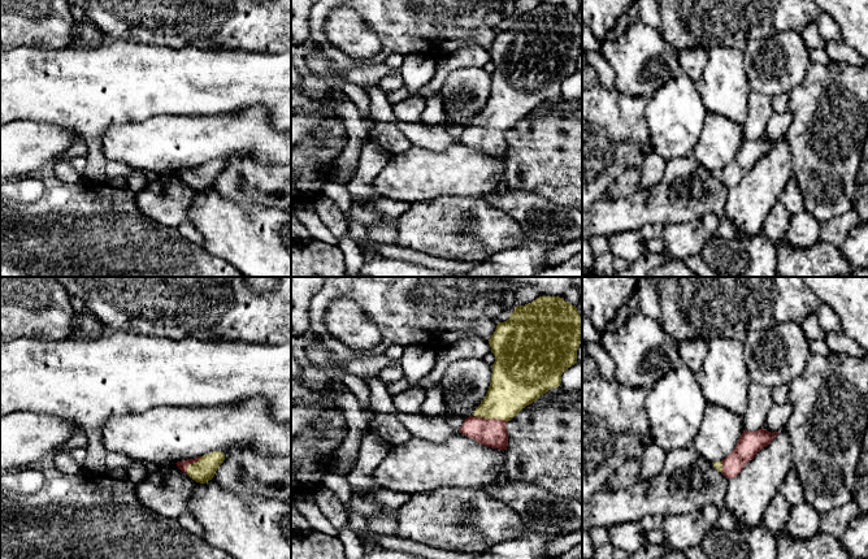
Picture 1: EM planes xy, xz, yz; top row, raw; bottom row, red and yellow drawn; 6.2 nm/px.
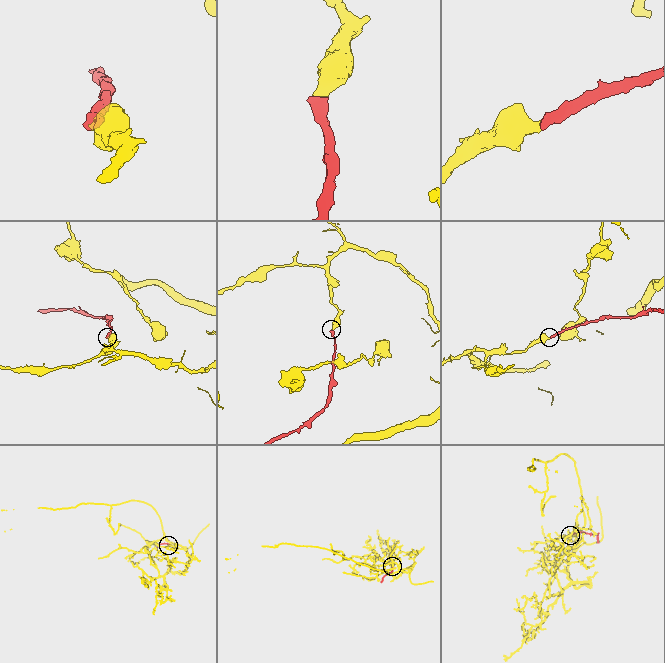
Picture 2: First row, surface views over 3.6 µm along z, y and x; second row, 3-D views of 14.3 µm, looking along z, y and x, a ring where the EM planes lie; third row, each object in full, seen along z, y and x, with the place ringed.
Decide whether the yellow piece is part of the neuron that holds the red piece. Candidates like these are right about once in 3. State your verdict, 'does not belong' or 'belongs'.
belongs

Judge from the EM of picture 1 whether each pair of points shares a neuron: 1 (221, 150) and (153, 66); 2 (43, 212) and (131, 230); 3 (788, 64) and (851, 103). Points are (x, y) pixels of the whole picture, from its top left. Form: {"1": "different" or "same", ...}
{"1": "different", "2": "same", "3": "different"}

